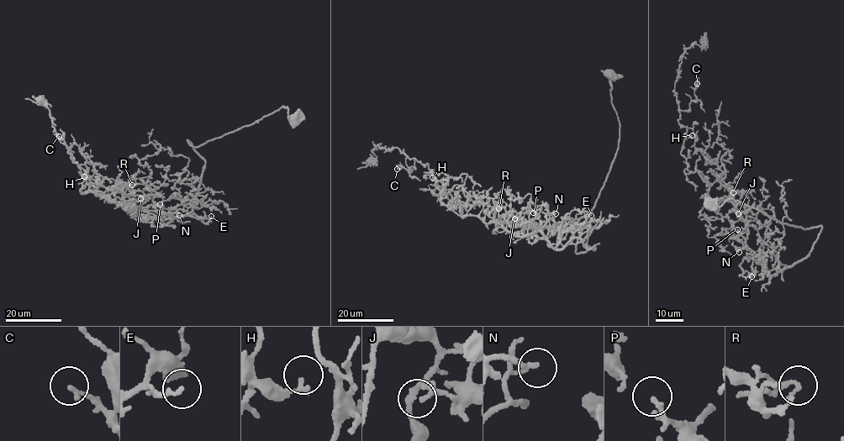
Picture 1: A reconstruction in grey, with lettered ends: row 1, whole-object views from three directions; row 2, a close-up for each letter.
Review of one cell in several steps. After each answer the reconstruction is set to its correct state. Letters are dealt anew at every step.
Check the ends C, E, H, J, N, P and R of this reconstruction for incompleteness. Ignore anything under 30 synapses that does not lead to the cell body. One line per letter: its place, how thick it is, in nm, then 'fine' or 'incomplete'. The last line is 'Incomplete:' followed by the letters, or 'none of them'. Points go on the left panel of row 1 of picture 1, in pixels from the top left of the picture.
C: at (59, 136); 160 nm thick; fine
E: at (211, 216); 120 nm thick; fine
H: at (84, 176); 190 nm thick; fine
J: at (140, 198); 240 nm thick; fine
N: at (179, 215); 130 nm thick; incomplete
P: at (160, 204); 100 nm thick; fine
R: at (132, 185); 150 nm thick; fine
Incomplete: N

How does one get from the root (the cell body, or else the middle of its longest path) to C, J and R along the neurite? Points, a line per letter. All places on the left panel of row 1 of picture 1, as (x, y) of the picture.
C: (292, 121), (283, 105), (187, 140), (205, 163), (192, 215), (162, 218), (81, 192), (87, 172), (59, 136)
J: (292, 121), (283, 105), (198, 146), (187, 140), (205, 163), (191, 216), (157, 217), (140, 198)
R: (292, 121), (283, 105), (198, 146), (187, 140), (205, 163), (191, 216), (138, 211), (122, 196), (132, 185)

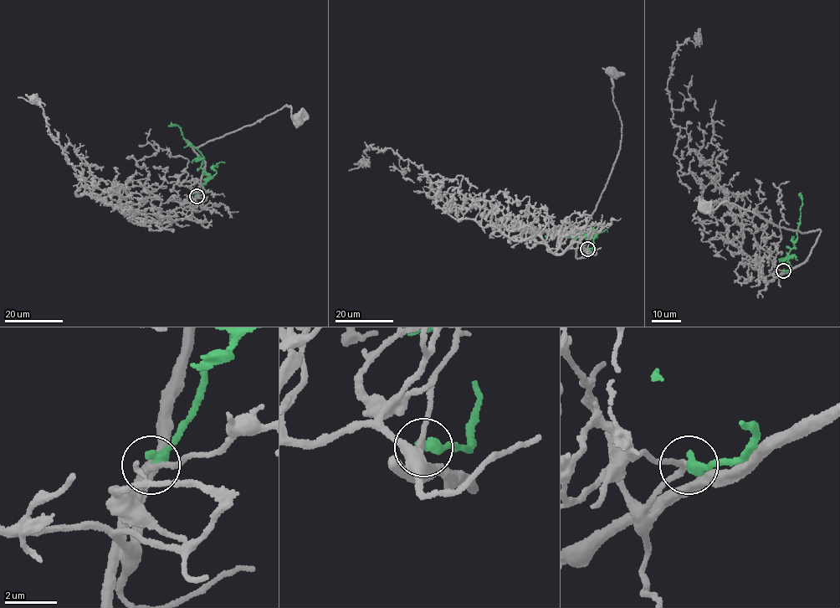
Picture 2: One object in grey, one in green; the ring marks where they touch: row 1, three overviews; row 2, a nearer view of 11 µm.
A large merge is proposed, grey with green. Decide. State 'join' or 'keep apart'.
join

